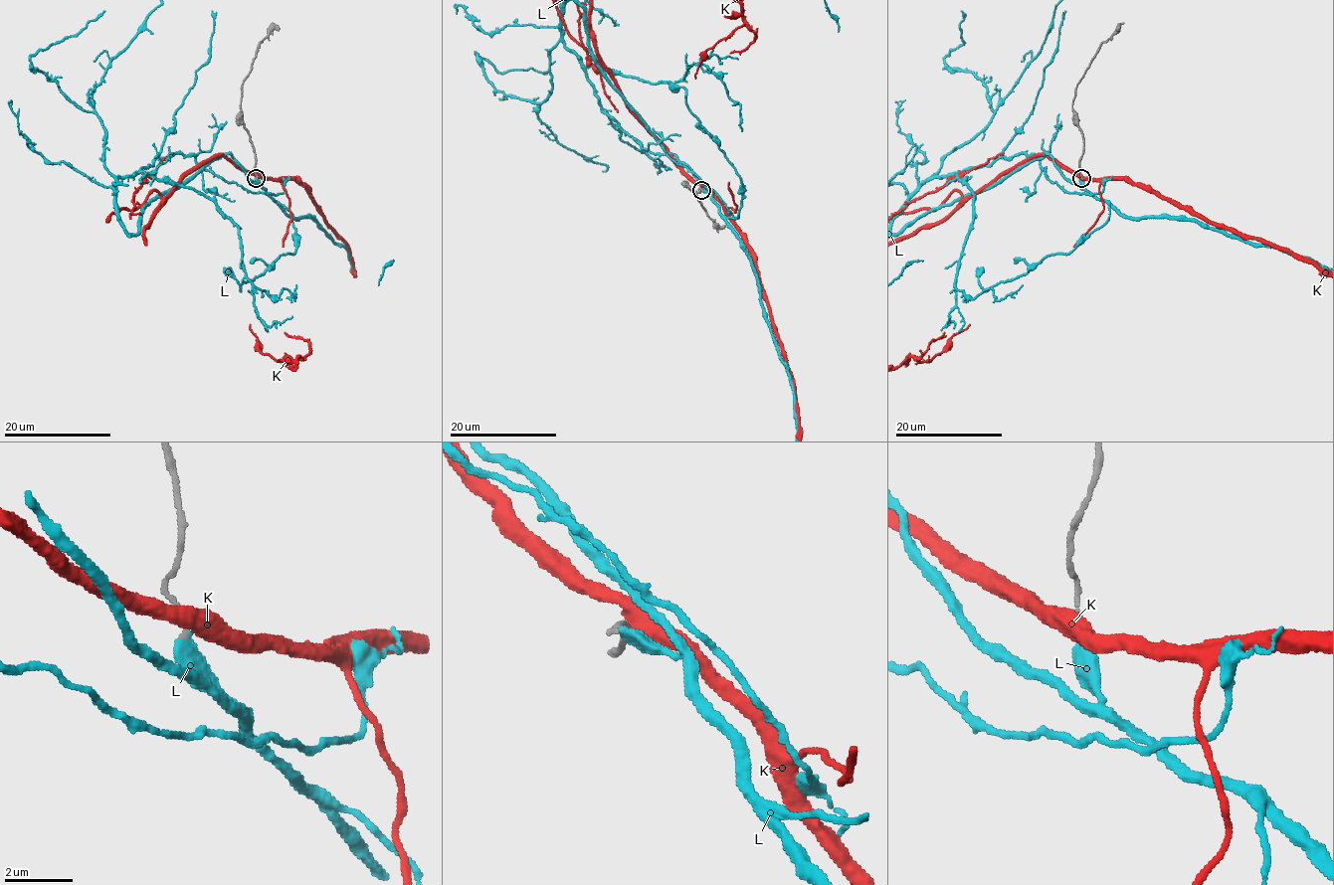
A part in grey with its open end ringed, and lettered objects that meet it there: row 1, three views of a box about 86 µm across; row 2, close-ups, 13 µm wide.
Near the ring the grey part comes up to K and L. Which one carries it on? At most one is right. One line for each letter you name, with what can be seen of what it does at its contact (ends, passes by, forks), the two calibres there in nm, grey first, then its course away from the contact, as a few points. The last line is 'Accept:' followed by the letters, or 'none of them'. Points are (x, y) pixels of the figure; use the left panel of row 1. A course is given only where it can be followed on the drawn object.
L: it ends | 140/480 nm
Accept: L

